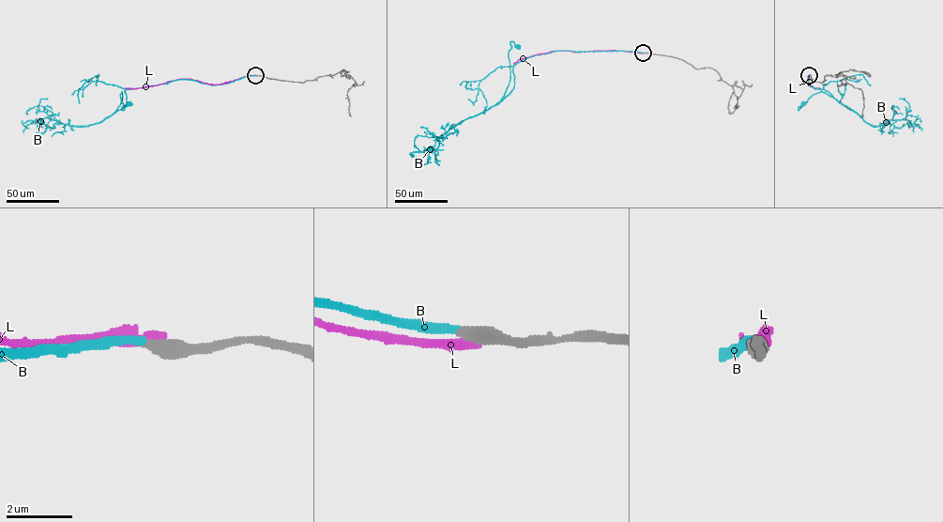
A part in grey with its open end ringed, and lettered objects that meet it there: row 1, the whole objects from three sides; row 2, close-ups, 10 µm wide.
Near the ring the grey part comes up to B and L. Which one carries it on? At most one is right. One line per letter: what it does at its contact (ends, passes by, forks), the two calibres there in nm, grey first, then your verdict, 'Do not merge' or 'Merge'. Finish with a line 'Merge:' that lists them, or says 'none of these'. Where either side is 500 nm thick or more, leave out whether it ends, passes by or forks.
B: It ends there. Thickness 400 nm (grey) against 240 nm. Merge
L: It ends there. Thickness 480 nm (grey) against 380 nm. Do not merge
Merge: B

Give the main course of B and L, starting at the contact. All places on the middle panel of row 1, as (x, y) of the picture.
B: (643, 53), (558, 51), (524, 58), (513, 66), (514, 86), (500, 101), (510, 76), (509, 42), (517, 46)
L: (643, 53), (552, 51), (522, 58), (513, 63)

